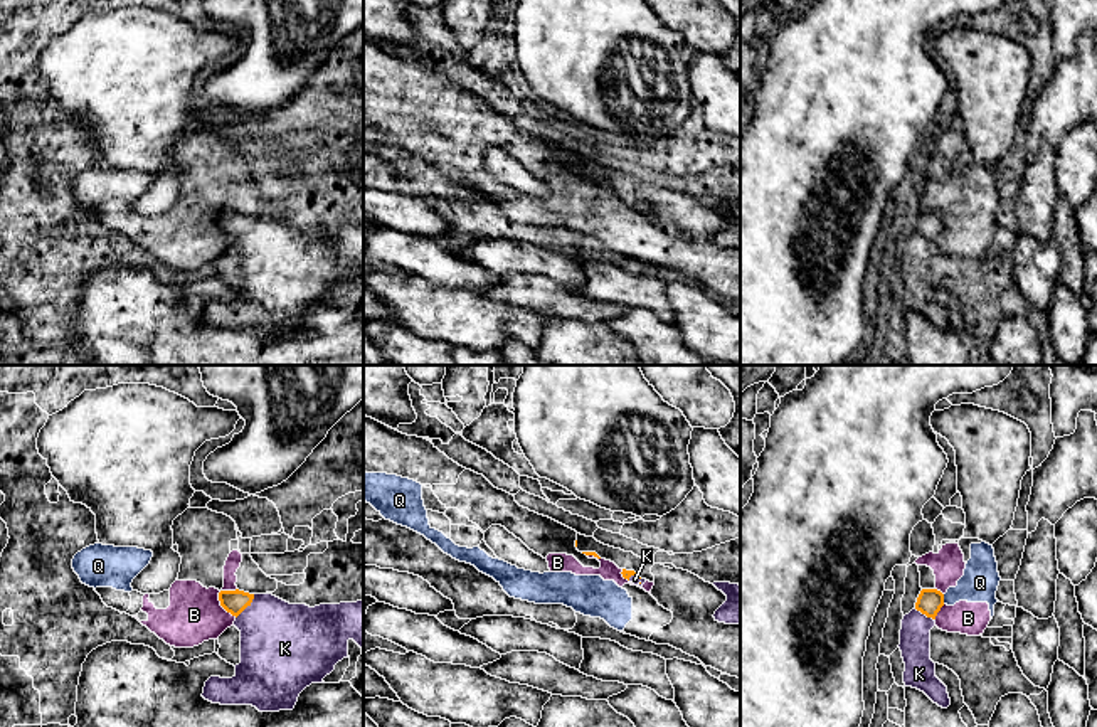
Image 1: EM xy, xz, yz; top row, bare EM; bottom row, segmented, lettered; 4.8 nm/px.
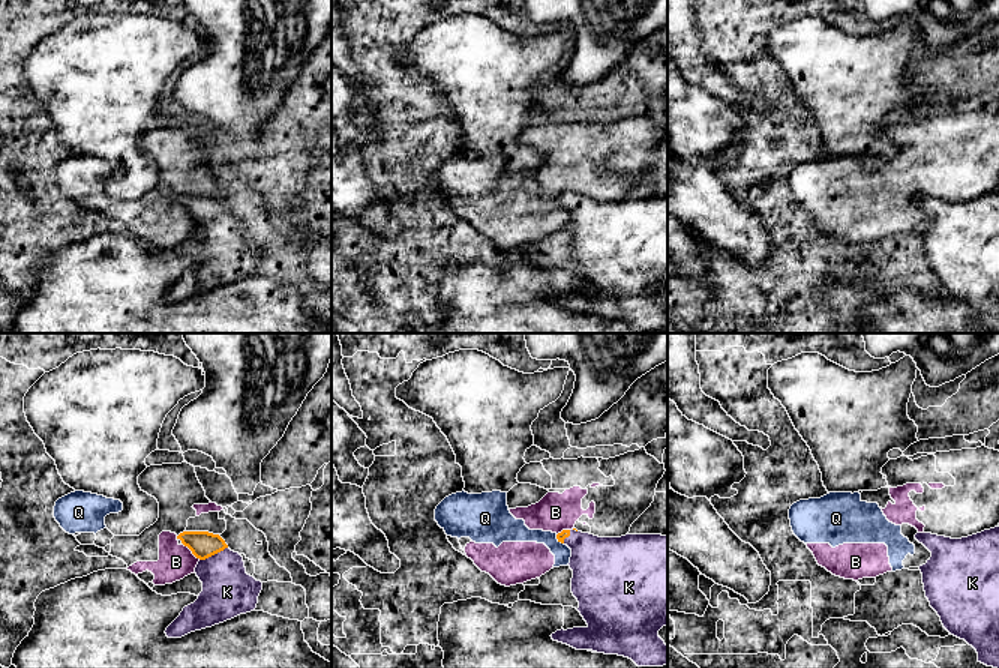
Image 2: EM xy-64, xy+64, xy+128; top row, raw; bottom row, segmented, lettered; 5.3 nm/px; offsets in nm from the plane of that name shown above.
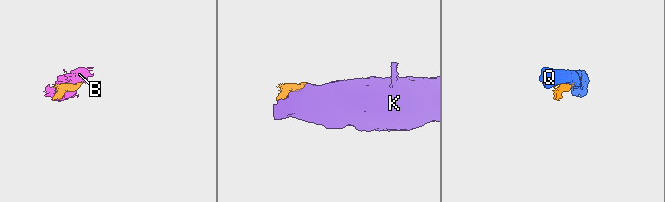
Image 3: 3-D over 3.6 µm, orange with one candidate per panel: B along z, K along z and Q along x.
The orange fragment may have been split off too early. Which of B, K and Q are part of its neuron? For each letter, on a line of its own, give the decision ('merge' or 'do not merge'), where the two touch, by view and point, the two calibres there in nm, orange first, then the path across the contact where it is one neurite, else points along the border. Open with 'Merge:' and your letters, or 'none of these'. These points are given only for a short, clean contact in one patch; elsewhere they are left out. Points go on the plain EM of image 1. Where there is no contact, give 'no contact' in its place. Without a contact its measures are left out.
Merge: K
B: do not merge; contact xy (222, 229); calibres 110 and 260 nm
K: merge; contact xy (248, 228); calibres 110 and 400 nm
Q: do not merge; contact yz (943, 222); calibres 120 and 180 nm; border yz (943, 217), (944, 226)

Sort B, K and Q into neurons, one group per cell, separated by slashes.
B Q / K

